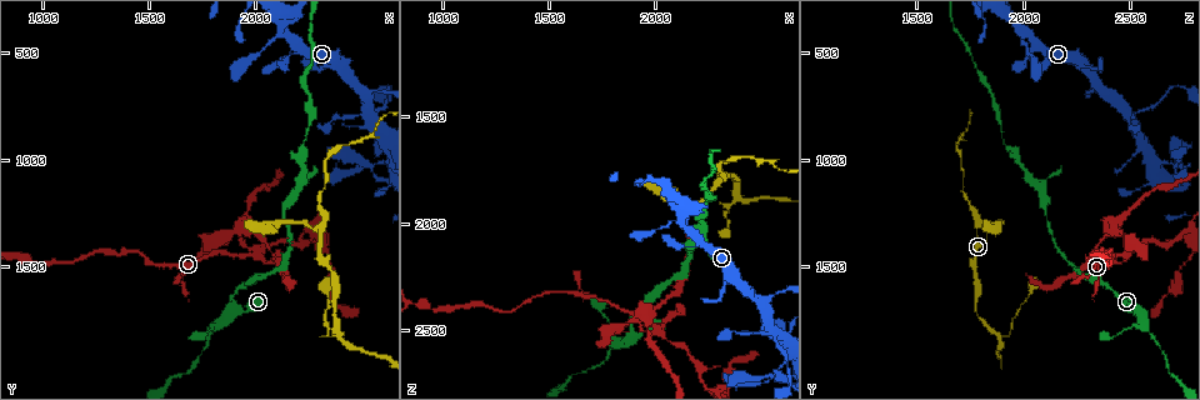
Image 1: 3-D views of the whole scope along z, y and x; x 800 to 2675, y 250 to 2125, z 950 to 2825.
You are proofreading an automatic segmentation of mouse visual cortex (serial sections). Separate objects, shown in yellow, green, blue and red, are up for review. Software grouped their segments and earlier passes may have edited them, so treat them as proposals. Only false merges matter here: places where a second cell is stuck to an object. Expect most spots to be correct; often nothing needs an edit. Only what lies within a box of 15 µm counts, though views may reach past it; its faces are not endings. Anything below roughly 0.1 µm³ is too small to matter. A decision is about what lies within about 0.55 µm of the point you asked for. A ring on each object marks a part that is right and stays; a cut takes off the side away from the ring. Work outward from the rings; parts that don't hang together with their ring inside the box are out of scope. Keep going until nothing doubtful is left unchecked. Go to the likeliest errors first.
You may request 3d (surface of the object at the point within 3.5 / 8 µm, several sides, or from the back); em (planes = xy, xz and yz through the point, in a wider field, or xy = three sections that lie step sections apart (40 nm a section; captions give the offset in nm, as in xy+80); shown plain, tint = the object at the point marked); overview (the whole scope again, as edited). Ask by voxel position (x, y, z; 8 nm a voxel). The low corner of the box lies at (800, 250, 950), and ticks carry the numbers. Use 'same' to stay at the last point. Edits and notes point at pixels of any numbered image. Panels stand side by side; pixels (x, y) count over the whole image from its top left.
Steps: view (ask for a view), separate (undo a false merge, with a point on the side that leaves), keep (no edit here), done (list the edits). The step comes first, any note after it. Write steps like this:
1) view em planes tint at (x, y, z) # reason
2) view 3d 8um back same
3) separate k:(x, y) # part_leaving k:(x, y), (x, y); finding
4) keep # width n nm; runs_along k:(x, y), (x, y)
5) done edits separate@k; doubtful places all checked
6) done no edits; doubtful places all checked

view 3d 3.5um at (2000, 1420, 2500) # two arms in line, one across

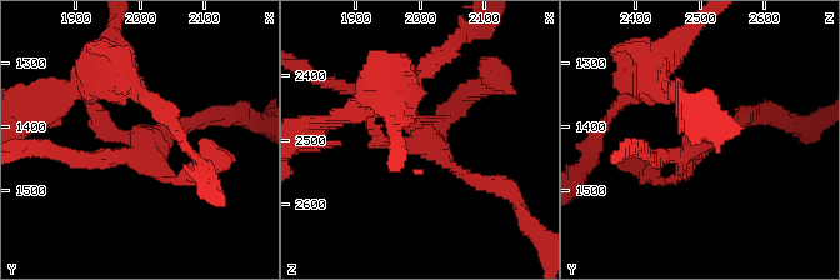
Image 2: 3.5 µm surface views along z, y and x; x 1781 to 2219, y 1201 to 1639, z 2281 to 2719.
view em xy step 2 tint at (2000, 1420, 2500) # need the tissue

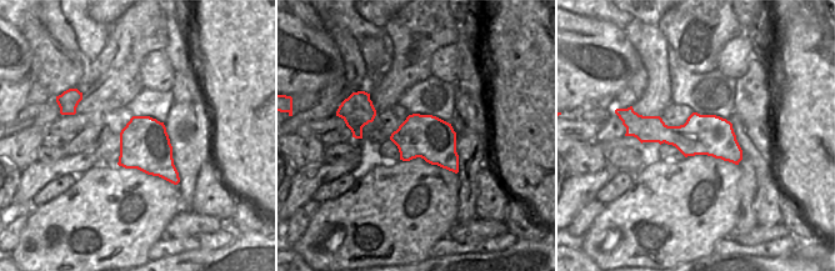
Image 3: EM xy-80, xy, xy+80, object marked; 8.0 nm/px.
keep # runs_along 3:(633, 126), (715, 136), (739, 156); continuous, no second cell

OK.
view 3d 3.5um at (2550, 1030, 2720) # two arms in line, one across

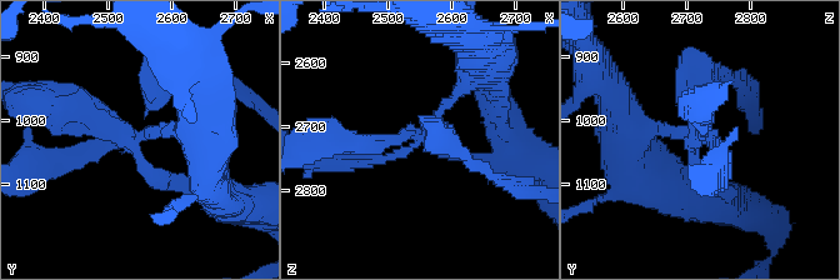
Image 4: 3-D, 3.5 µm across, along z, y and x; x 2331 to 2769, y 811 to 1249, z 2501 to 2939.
view em xy step 2 tint at (2545, 1025, 2720) # arms 3; arm_widths 150, 200, 250 nm; need the tissue

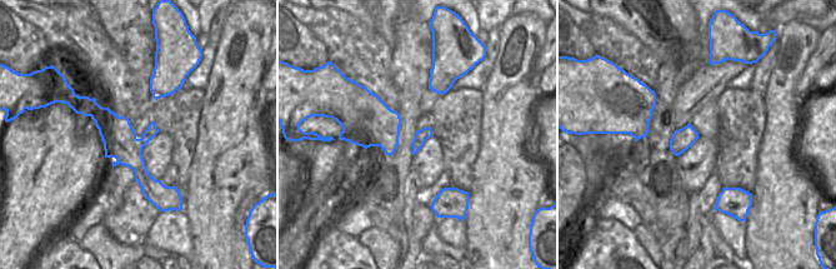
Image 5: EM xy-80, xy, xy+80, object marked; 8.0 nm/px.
keep # runs_along 4:(473, 78), (419, 138), (346, 141); all the same cell

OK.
view 3d 3.5um back at (2380, 1810, 1870)

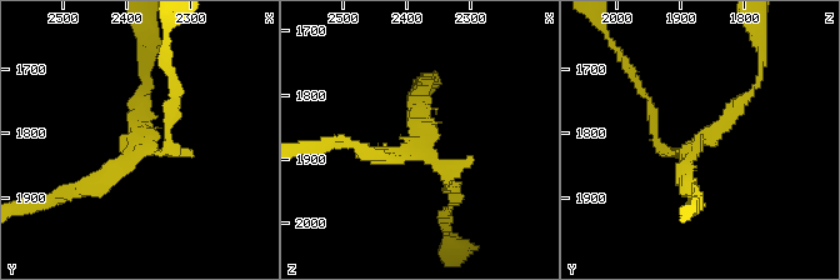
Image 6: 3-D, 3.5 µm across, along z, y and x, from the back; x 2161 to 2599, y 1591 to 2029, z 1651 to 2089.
view em xy step 5 tint at (2380, 1815, 1875) # need the tissue

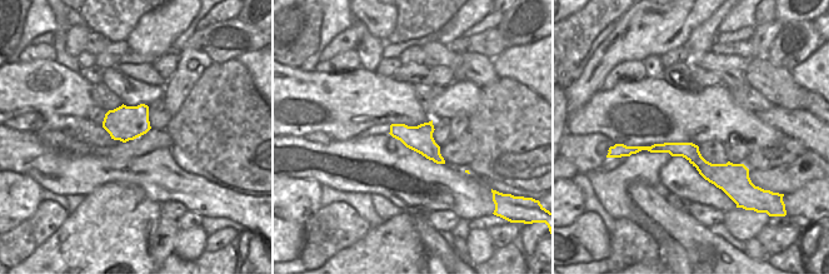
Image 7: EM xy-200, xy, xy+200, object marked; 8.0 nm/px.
keep # runs_along 7:(634, 149), (685, 149), (708, 170), (743, 169); one cell here

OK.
view 3d 3.5um at (1920, 1370, 2470) # four or more arms meet

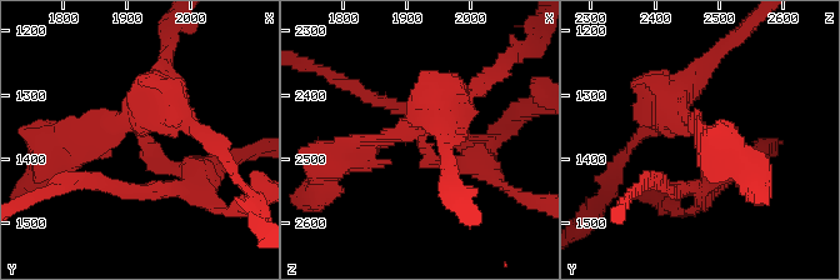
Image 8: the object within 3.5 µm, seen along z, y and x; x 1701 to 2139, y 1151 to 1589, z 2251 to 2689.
view em xy step 3 tint at (1925, 1355, 2465)

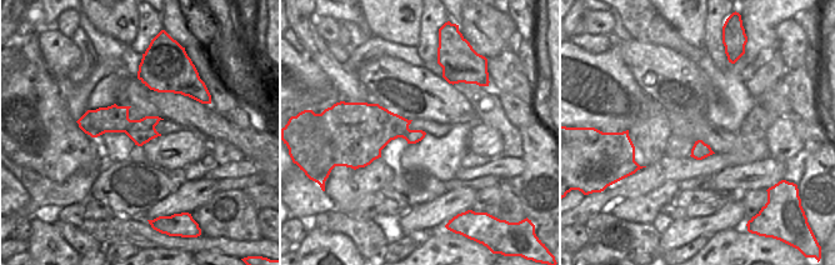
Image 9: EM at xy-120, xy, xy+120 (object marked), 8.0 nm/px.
keep # runs_along 9:(155, 119), (146, 125), (81, 121); one cell here

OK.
view 3d 3.5um at (1880, 1700, 2520) # abrupt turn

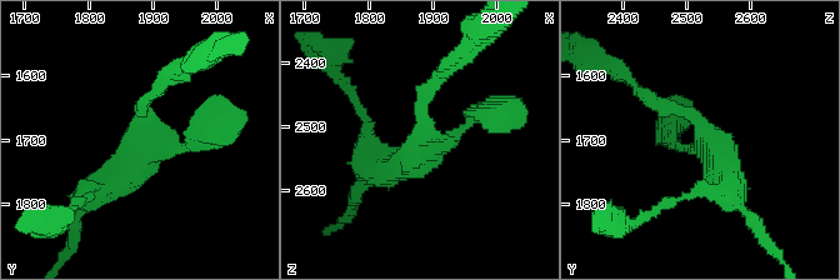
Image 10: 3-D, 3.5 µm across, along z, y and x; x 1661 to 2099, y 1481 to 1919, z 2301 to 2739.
view em xy step 2 tint at (1885, 1685, 2525) # arms 3; arm_widths 150, 200, 350 nm

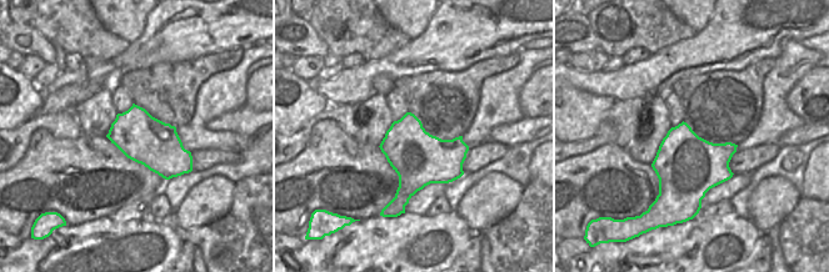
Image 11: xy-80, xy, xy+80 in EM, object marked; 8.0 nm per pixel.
view em xy step 5 tint same # another direction

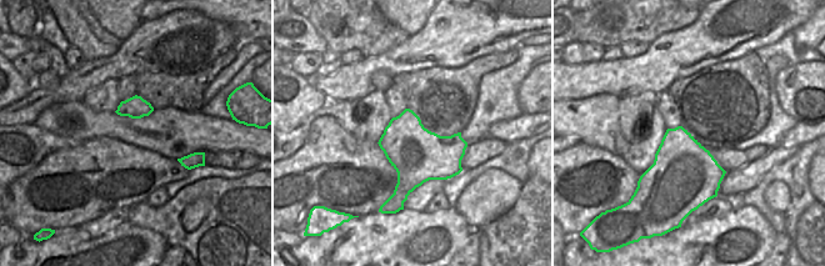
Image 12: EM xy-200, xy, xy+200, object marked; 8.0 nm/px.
keep # runs_along 10:(669, 131), (640, 93); continuous, no second cell

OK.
view 3d 3.5um at (2040, 1370, 2360)

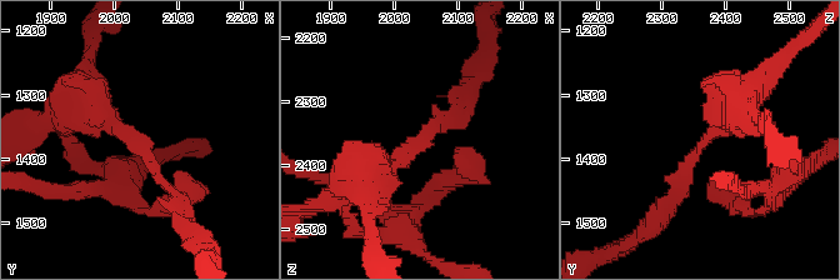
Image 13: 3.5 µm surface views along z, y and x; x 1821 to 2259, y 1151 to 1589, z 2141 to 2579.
view em xy step 1 tint at (2030, 1375, 2365) # arm_widths 150, 400 nm; need the tissue

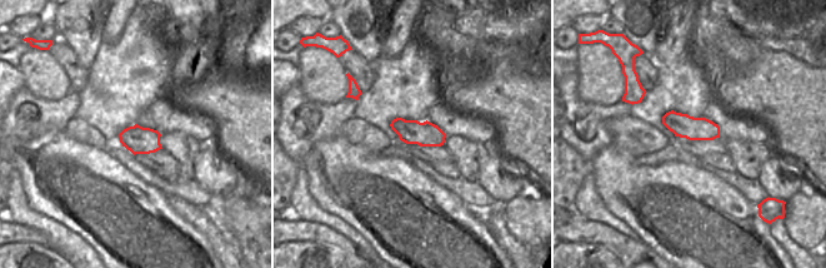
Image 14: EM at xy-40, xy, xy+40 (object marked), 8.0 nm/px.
keep # runs_along 13:(74, 120), (120, 128), (181, 204); all the same cell

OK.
done no edits; doubtful places all checked

